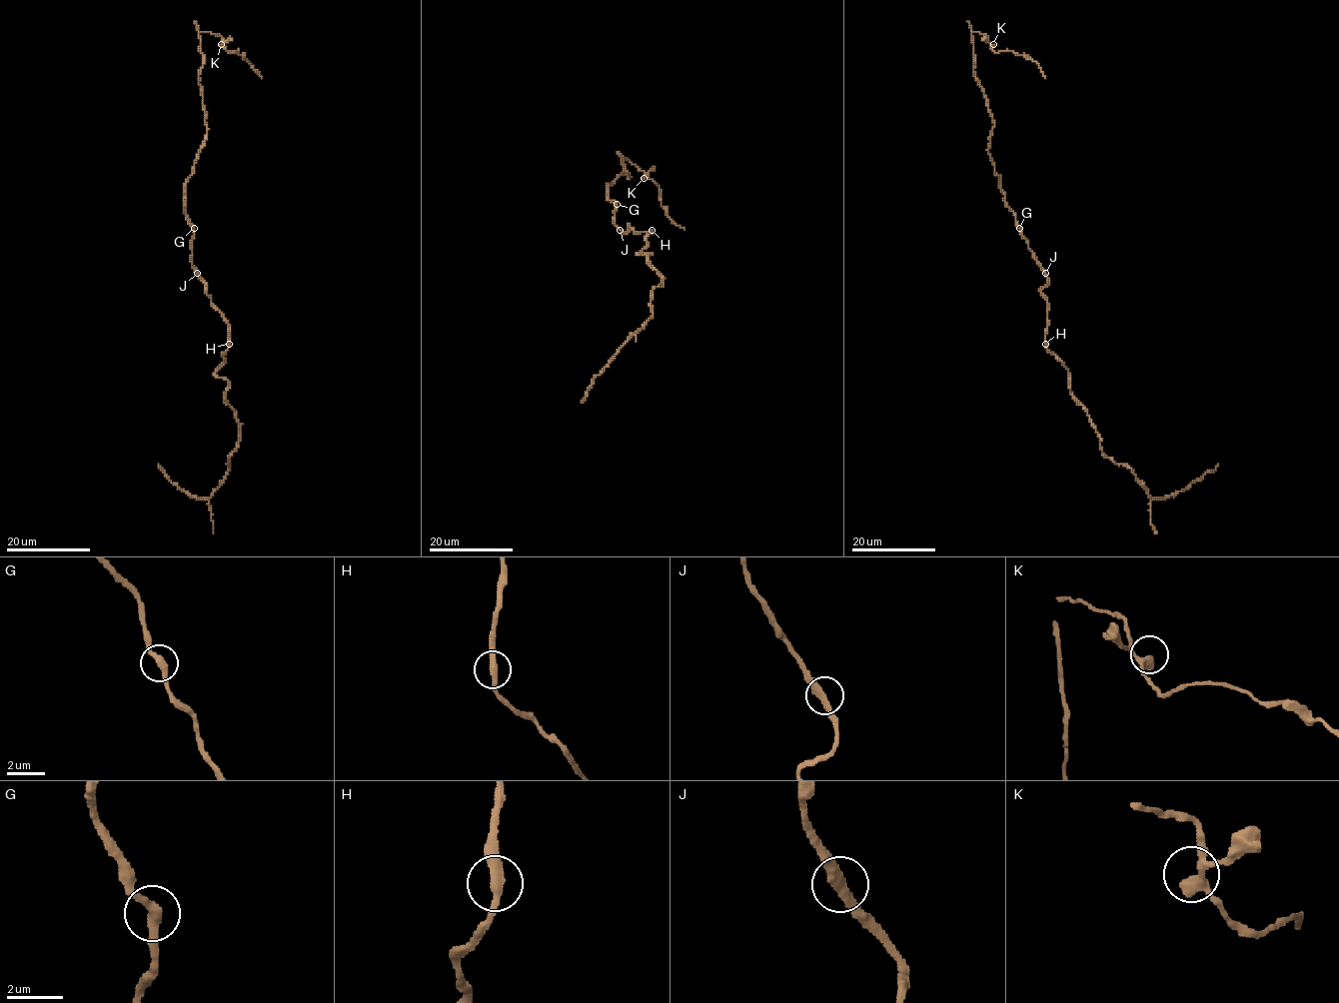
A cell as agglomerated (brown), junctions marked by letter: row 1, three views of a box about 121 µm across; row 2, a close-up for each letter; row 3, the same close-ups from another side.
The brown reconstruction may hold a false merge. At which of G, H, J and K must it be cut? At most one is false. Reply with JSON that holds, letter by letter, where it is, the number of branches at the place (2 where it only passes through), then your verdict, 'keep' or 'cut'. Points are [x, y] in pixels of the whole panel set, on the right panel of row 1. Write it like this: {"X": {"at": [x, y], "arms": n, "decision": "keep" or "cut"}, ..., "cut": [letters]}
{"G": {"at": [1019, 228], "arms": 2, "decision": "keep"}, "H": {"at": [1045, 344], "arms": 2, "decision": "keep"}, "J": {"at": [1045, 273], "arms": 2, "decision": "keep"}, "K": {"at": [993, 44], "arms": 2, "decision": "keep"}, "cut": []}

